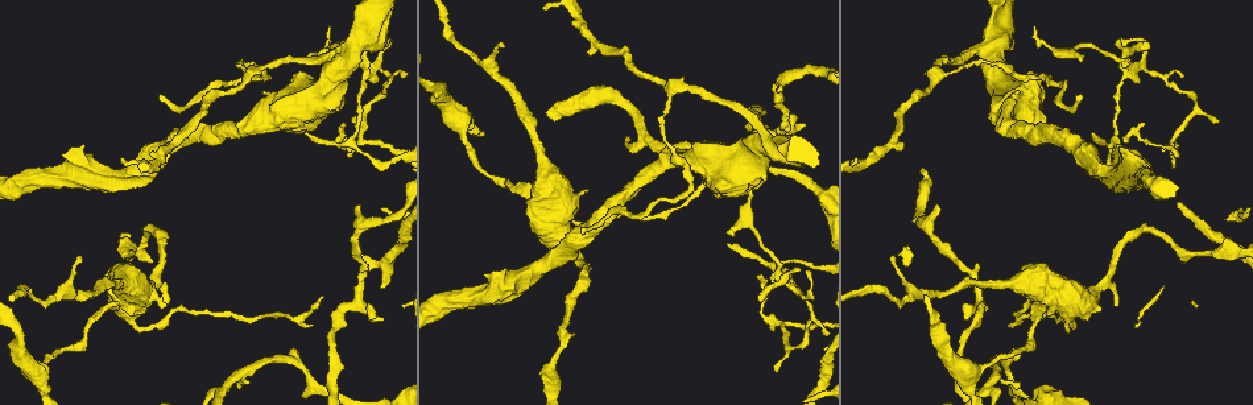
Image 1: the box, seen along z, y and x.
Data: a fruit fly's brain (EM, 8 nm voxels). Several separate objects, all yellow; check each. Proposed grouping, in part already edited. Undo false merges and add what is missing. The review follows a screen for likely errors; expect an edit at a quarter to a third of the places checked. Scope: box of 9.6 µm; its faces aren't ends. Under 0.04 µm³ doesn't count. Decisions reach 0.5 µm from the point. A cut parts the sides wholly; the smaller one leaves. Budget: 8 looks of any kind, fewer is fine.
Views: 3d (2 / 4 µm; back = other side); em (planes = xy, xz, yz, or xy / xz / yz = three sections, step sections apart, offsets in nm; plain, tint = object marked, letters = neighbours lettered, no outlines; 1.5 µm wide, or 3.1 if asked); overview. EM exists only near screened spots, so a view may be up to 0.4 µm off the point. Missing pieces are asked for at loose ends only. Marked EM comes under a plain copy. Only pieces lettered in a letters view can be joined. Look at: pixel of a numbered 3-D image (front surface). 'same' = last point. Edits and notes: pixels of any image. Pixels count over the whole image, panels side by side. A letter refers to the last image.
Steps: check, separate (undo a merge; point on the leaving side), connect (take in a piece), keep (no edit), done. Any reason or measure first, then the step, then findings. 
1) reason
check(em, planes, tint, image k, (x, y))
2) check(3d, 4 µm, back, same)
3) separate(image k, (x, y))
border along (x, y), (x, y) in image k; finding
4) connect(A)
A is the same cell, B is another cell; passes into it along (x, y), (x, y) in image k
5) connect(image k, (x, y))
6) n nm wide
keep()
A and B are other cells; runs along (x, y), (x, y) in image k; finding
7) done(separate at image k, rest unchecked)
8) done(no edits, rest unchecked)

check(em, yz, step 4, letters, image 1, (785, 324))

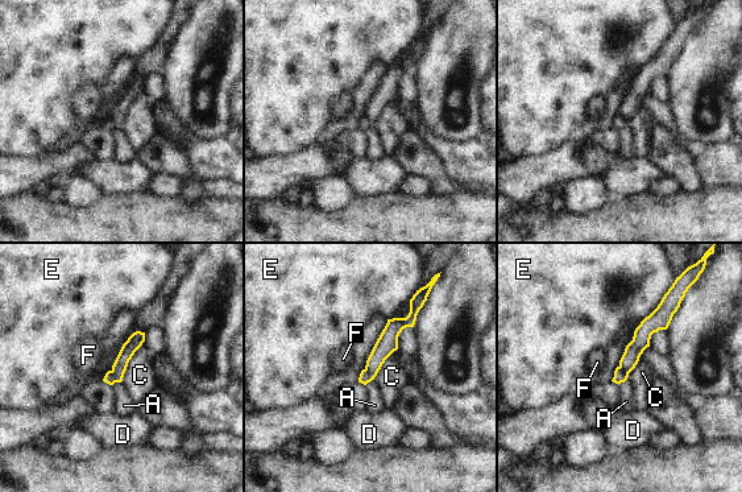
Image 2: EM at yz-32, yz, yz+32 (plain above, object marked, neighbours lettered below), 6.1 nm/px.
100 nm wide
separate(image 2, (135, 342))
A, C, D, E and F are other cells; a second cell is stuck on

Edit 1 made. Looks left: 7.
check(overview)

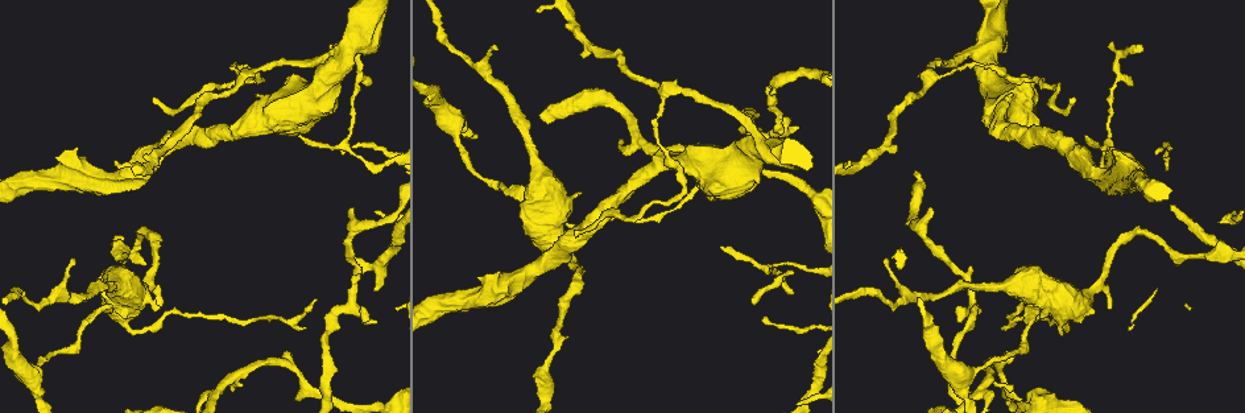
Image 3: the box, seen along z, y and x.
thick turns thin
check(3d, 4 µm, image 3, (239, 80))

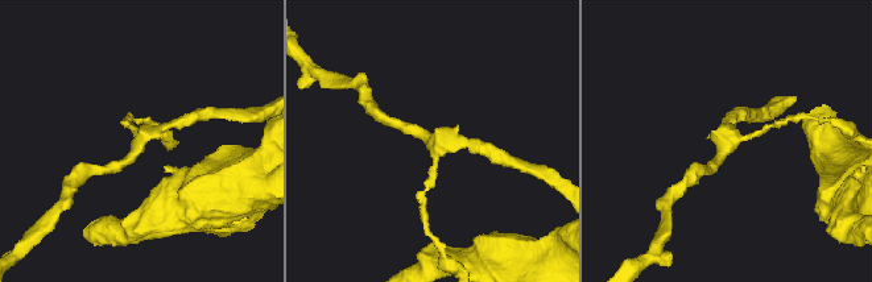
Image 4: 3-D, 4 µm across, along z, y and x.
3 arms
check(em, yz, step 8, letters, image 4, (433, 146))

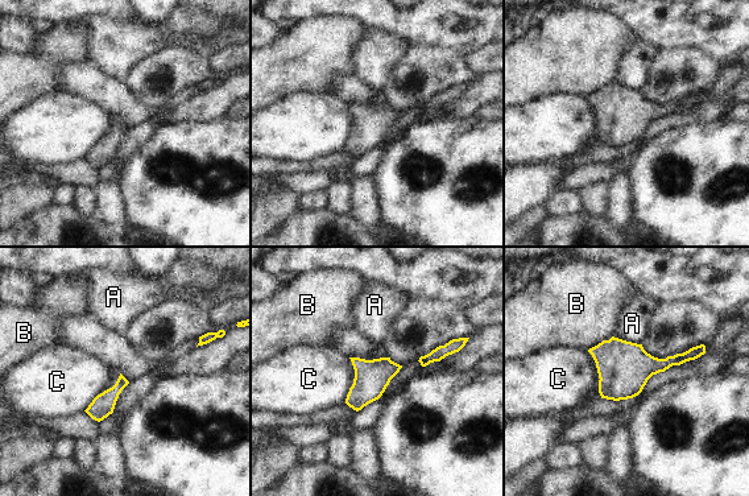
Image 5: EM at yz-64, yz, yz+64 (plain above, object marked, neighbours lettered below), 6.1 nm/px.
C touches over 320 nm
keep()
A, B and C are other cells; border along (120, 373), (118, 380), (83, 410) in image 5; one cell here

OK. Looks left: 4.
narrows sharply
check(em, planes, tint, image 3, (451, 45))

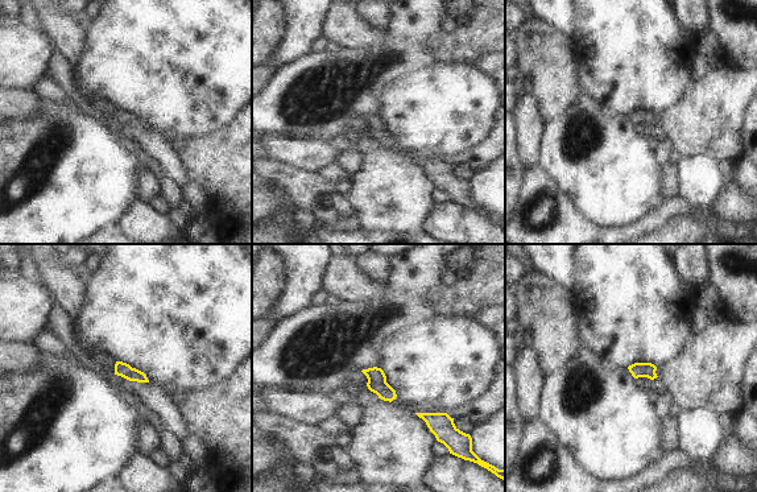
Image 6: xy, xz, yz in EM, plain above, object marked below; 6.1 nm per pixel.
check(em, planes, letters, same)

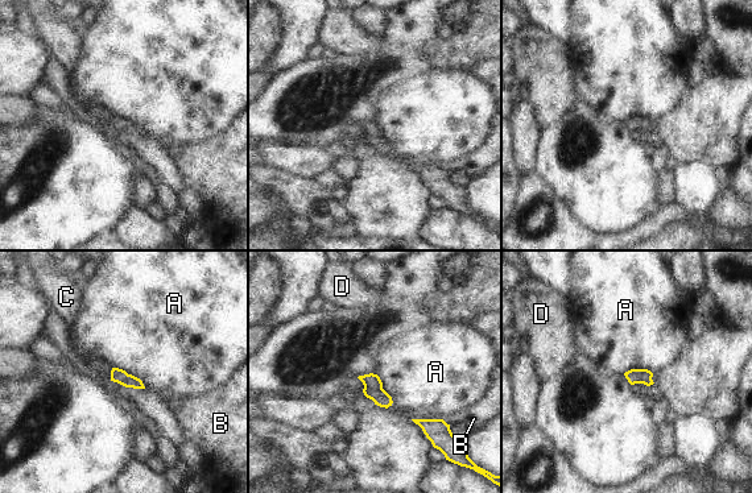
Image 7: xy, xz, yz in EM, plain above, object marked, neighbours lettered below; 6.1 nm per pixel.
keep()
A, B, C and D are other cells; border along (112, 367), (136, 376), (145, 388) in image 7; continuous, no second cell

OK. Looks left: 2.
done(separate at image 2, rest unchecked)

